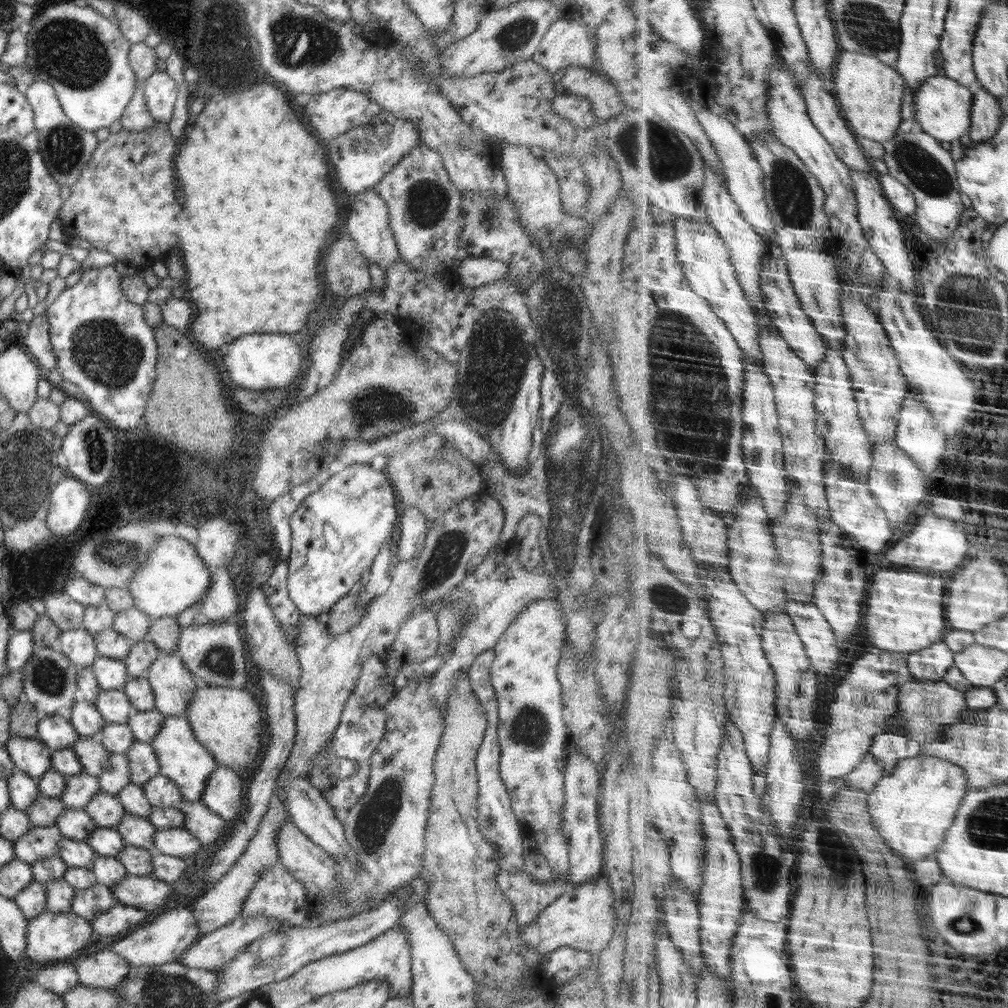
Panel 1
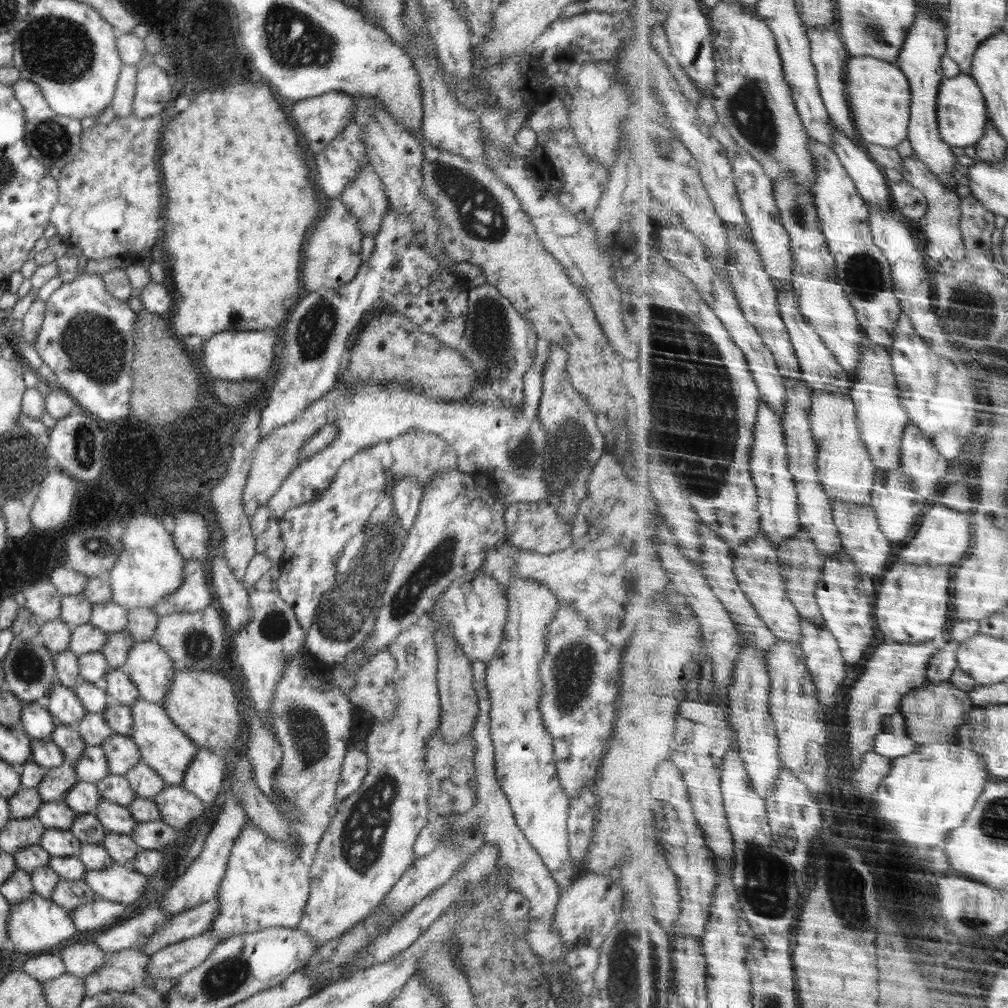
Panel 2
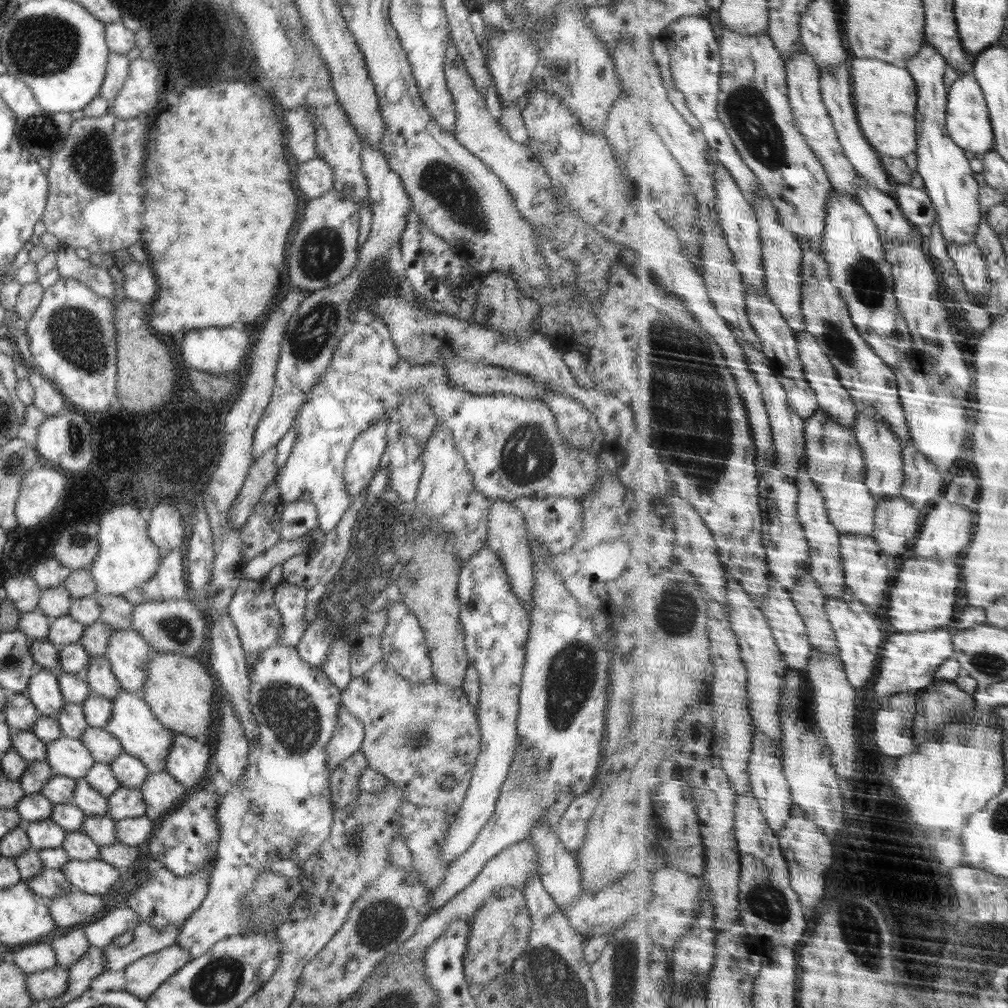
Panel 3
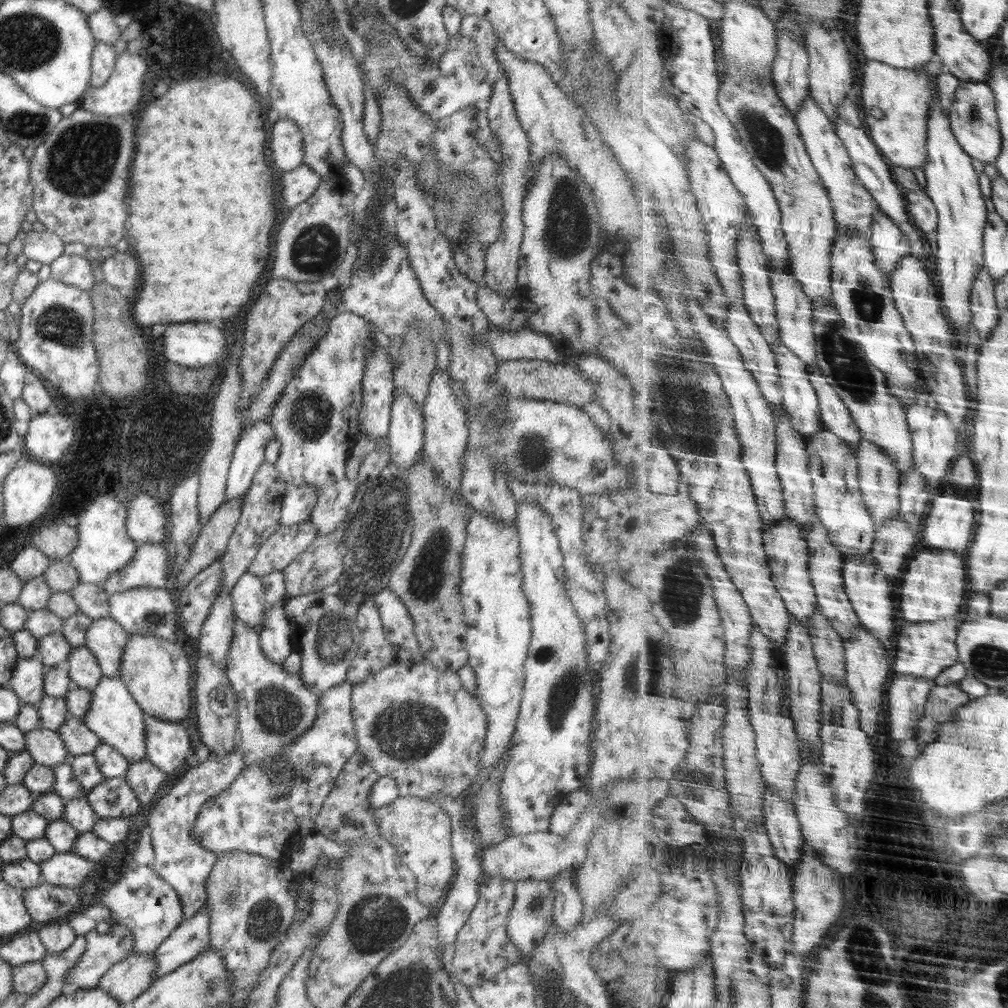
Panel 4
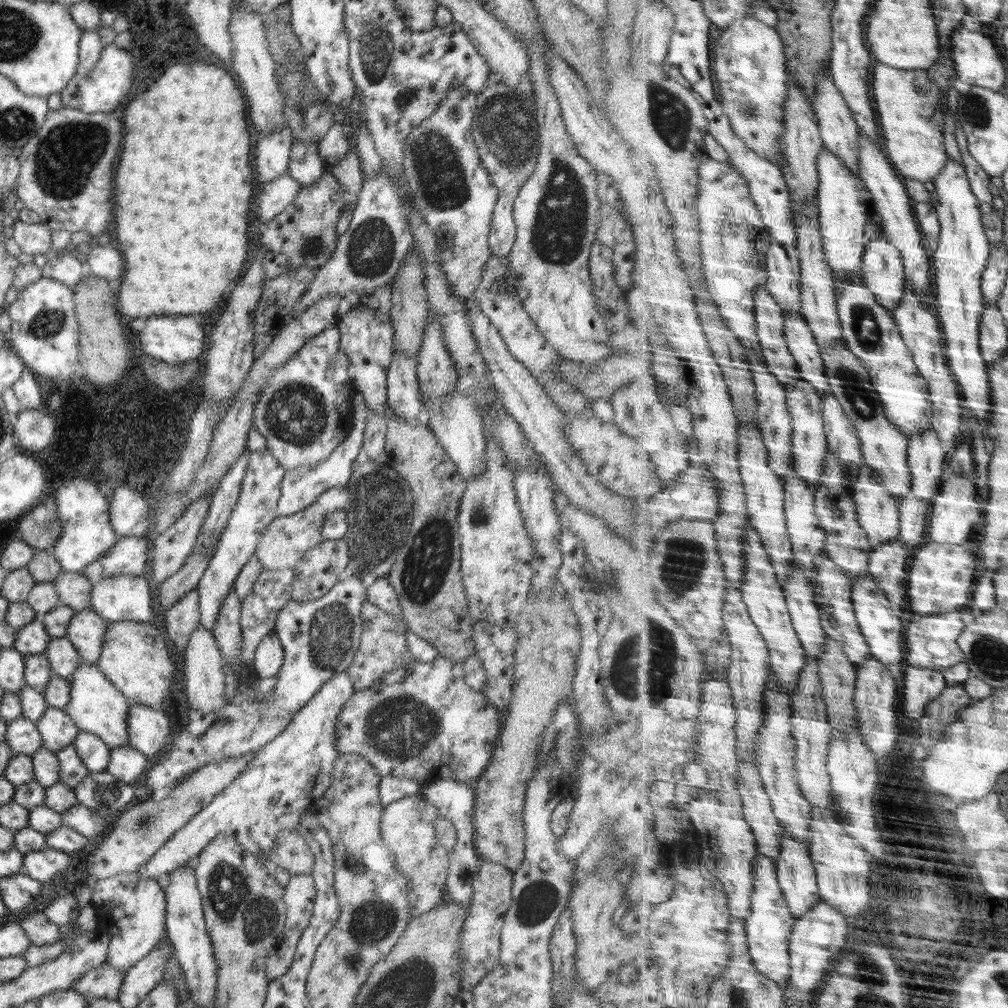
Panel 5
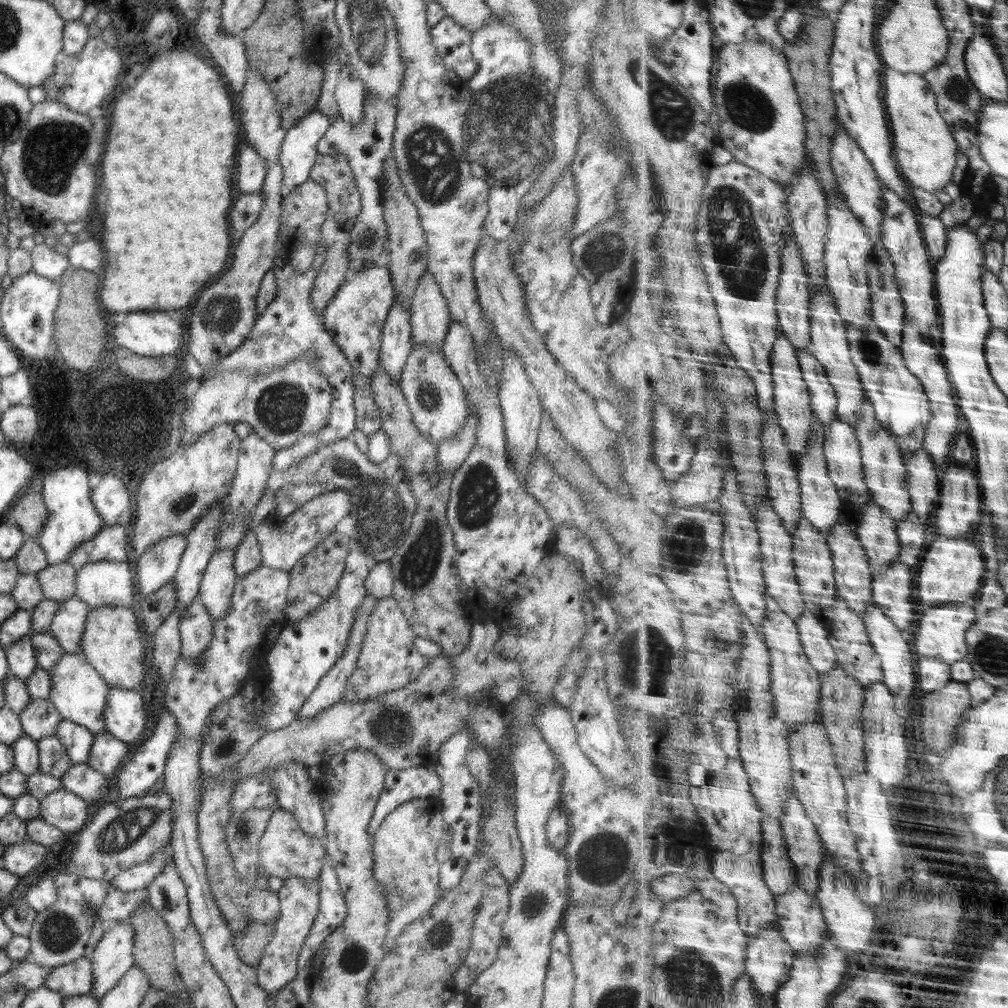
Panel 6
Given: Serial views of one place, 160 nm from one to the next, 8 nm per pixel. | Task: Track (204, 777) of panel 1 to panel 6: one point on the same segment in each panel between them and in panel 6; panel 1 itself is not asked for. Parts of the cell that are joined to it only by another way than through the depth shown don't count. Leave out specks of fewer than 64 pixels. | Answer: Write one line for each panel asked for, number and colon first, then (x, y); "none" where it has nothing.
2: (163, 746)
3: (133, 724)
4: (114, 716)
5: (96, 706)
6: (78, 692)

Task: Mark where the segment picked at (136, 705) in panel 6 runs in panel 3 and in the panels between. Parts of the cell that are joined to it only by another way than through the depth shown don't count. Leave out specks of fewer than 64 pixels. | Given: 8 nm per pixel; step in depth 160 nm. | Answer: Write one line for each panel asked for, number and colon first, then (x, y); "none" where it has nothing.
3: (187, 758)
4: (167, 743)
5: (149, 731)

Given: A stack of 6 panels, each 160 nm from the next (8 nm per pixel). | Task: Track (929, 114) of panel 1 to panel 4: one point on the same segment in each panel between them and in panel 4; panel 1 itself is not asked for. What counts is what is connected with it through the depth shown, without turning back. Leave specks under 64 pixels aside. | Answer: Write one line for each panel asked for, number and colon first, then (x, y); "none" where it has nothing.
2: (963, 111)
3: (970, 124)
4: (974, 114)

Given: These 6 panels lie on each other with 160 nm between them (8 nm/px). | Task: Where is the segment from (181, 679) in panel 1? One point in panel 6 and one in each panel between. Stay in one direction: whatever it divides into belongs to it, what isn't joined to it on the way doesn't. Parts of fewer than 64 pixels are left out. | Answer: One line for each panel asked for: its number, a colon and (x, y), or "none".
2: (149, 667)
3: (128, 653)
4: (106, 639)
5: (86, 630)
6: (67, 626)

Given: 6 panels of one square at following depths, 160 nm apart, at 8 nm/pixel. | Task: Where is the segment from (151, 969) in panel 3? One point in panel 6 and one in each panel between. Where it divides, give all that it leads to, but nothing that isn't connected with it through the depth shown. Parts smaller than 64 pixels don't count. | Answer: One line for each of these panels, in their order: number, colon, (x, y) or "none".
4: (125, 980)
5: (104, 982)
6: (75, 978)

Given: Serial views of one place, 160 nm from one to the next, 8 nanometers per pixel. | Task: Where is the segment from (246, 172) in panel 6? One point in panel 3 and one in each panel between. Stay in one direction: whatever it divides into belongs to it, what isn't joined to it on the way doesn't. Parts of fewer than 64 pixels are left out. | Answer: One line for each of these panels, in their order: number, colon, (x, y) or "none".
3: (301, 132)
4: (287, 147)
5: (272, 152)

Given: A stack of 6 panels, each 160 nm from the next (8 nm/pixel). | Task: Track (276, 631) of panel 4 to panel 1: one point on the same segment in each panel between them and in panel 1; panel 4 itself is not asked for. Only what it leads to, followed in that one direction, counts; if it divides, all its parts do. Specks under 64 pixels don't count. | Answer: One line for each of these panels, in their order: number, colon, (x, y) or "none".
1: (338, 530)
2: (316, 533)
3: (291, 600)

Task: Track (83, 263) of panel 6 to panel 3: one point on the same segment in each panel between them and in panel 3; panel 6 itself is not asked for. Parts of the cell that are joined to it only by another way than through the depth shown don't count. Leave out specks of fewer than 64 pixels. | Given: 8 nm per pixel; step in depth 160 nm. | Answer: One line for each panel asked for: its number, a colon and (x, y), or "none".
3: (140, 283)
4: (120, 270)
5: (103, 261)

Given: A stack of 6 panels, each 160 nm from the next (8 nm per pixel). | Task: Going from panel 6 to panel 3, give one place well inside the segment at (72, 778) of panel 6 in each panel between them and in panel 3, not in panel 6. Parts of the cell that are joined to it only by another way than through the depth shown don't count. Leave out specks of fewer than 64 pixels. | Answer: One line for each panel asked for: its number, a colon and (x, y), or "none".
3: (125, 802)
4: (113, 798)
5: (101, 792)

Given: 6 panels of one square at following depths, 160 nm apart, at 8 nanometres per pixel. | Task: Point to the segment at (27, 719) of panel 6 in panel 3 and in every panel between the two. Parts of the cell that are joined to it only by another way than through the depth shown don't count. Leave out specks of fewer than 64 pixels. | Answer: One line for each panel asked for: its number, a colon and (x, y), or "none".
3: (104, 748)
4: (79, 739)
5: (58, 730)

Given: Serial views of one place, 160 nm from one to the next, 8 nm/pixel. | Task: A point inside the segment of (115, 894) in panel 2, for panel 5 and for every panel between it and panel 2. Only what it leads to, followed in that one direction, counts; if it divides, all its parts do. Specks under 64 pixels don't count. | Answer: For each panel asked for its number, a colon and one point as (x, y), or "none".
3: (95, 877)
4: (66, 868)
5: (43, 865)

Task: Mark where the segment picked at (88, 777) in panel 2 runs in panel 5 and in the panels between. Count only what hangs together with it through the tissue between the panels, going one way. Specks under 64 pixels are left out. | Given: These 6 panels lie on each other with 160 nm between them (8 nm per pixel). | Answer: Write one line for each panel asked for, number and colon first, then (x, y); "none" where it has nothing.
3: (67, 756)
4: (46, 746)
5: (22, 735)

